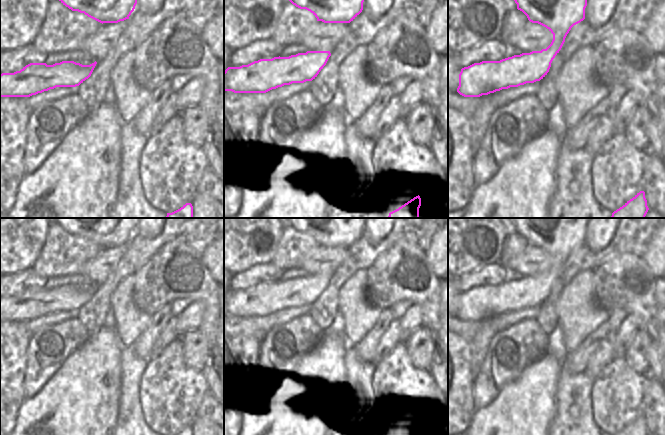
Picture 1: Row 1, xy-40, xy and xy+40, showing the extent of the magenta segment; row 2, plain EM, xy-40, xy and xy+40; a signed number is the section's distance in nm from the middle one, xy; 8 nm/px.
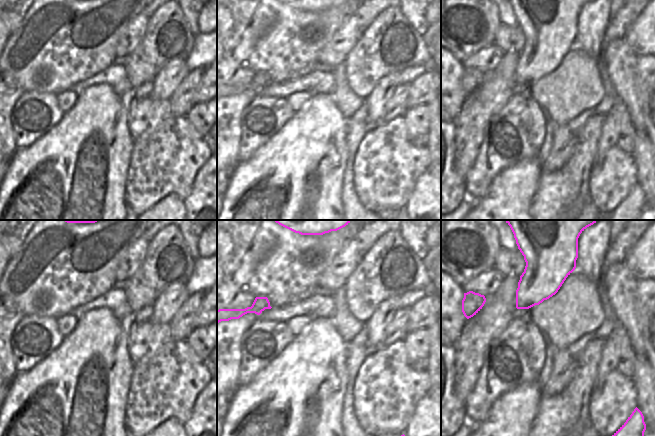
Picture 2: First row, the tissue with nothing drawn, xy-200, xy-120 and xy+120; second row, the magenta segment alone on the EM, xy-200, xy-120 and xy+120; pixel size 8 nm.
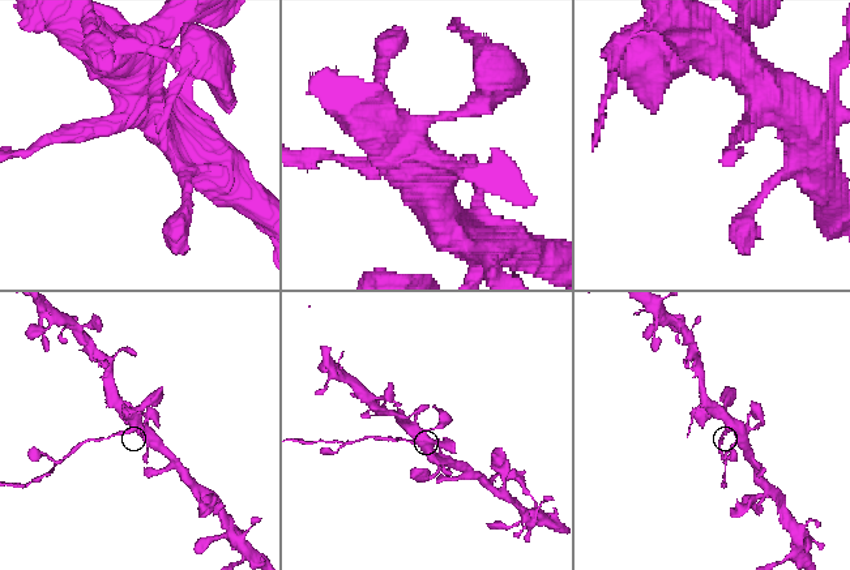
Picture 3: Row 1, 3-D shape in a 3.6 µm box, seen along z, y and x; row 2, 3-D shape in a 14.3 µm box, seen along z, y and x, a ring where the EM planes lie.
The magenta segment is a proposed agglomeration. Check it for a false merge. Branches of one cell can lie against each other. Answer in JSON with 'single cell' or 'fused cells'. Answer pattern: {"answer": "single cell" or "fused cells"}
{"answer": "fused cells"}

